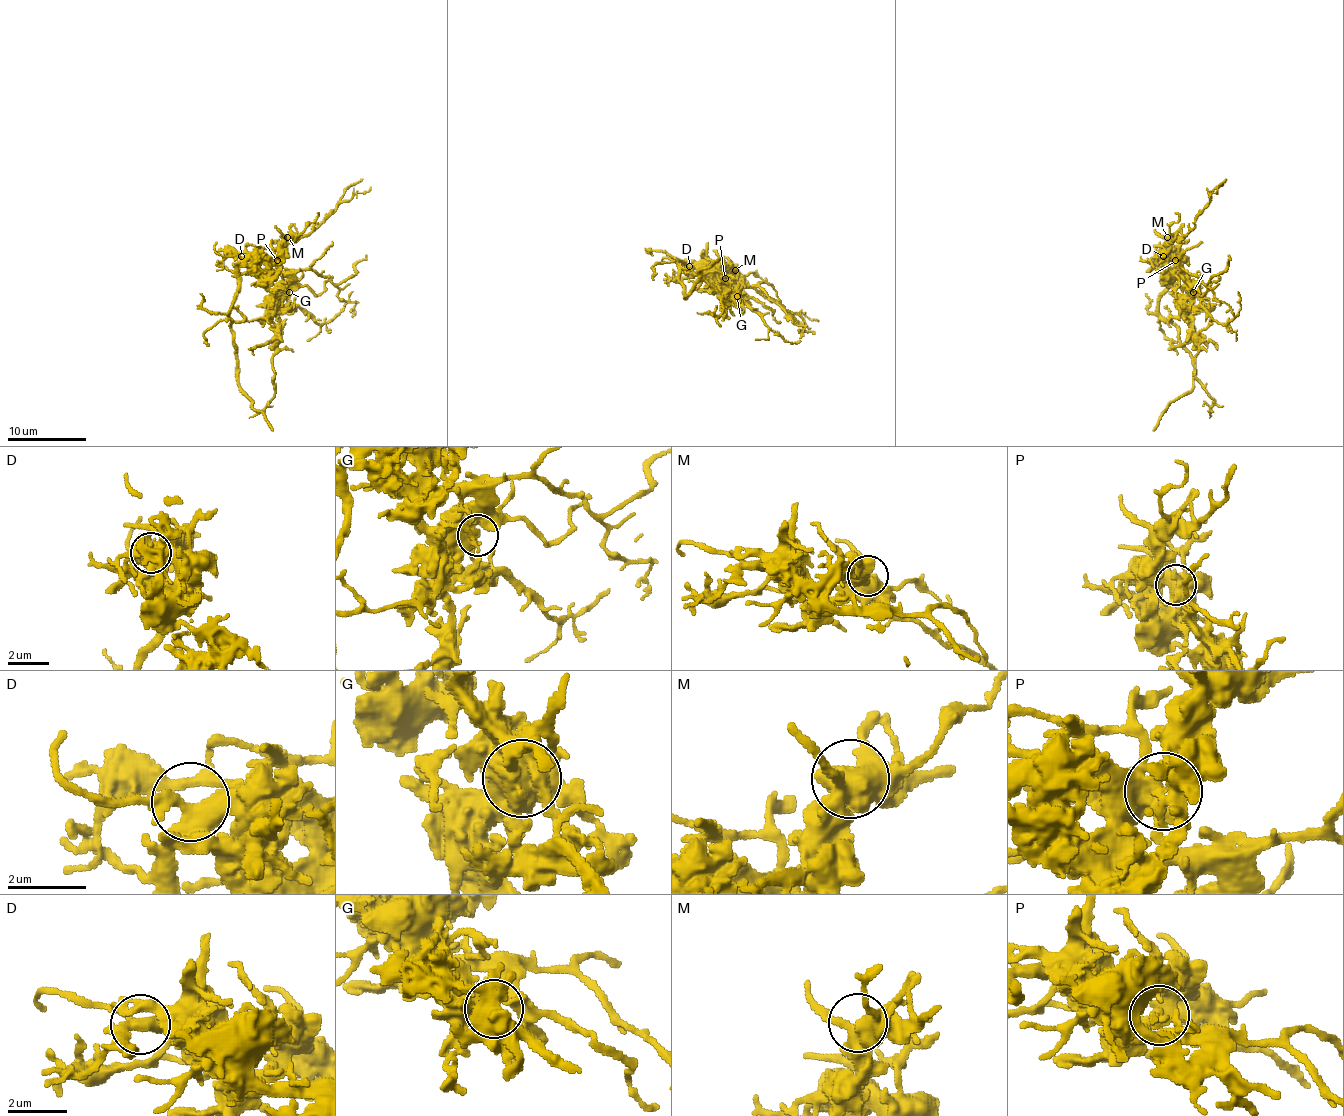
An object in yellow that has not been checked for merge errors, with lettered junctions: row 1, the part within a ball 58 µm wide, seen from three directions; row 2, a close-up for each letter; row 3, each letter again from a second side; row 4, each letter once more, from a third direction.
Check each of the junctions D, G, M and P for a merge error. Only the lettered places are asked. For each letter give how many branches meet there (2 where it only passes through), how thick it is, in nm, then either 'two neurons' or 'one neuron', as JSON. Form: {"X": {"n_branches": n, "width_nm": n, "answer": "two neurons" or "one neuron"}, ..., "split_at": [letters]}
{"D": {"n_branches": 4, "width_nm": 400, "answer": "one neuron"}, "G": {"n_branches": 1, "width_nm": 600, "answer": "one neuron"}, "M": {"n_branches": 3, "width_nm": 550, "answer": "one neuron"}, "P": {"n_branches": 3, "width_nm": 400, "answer": "one neuron"}, "split_at": []}

